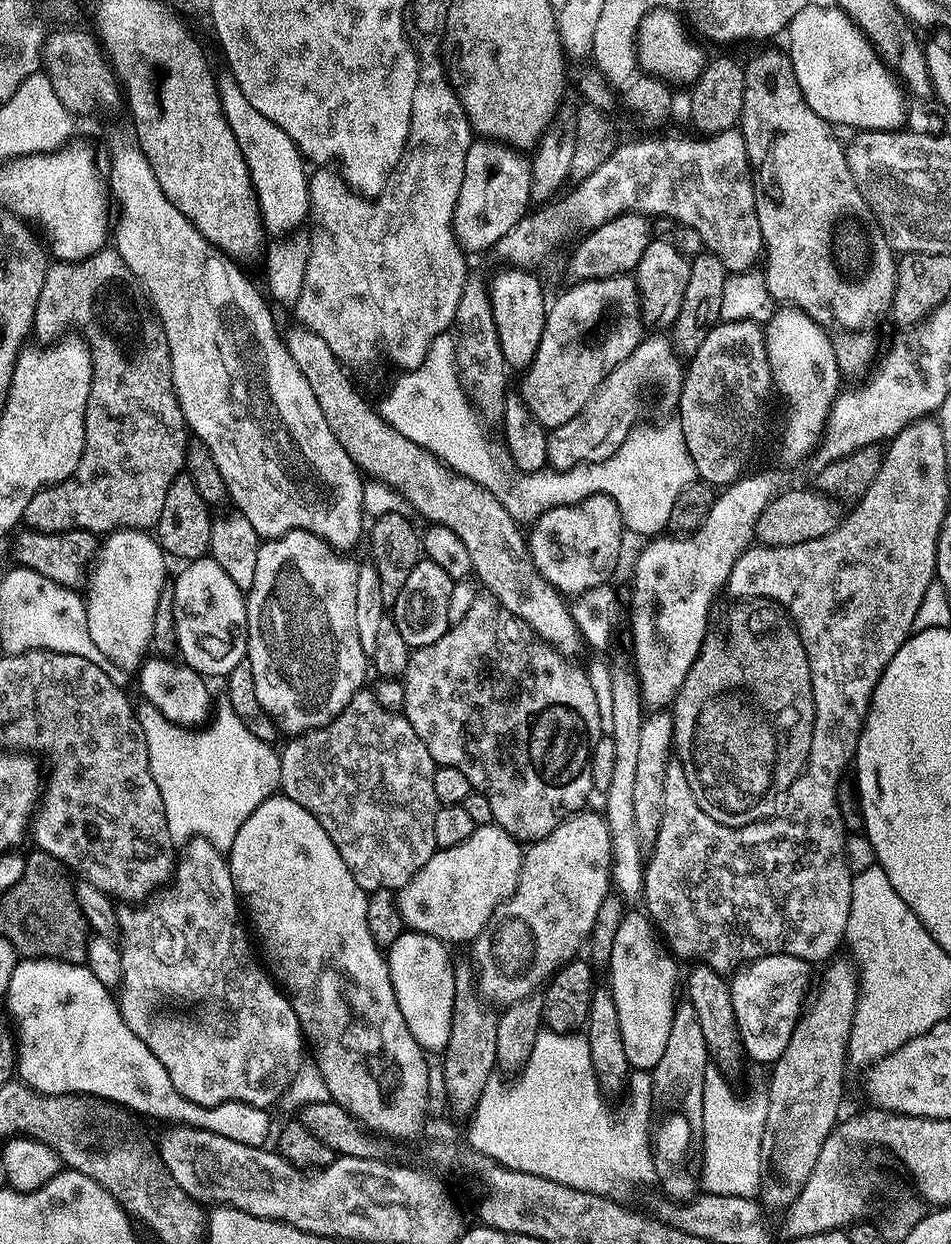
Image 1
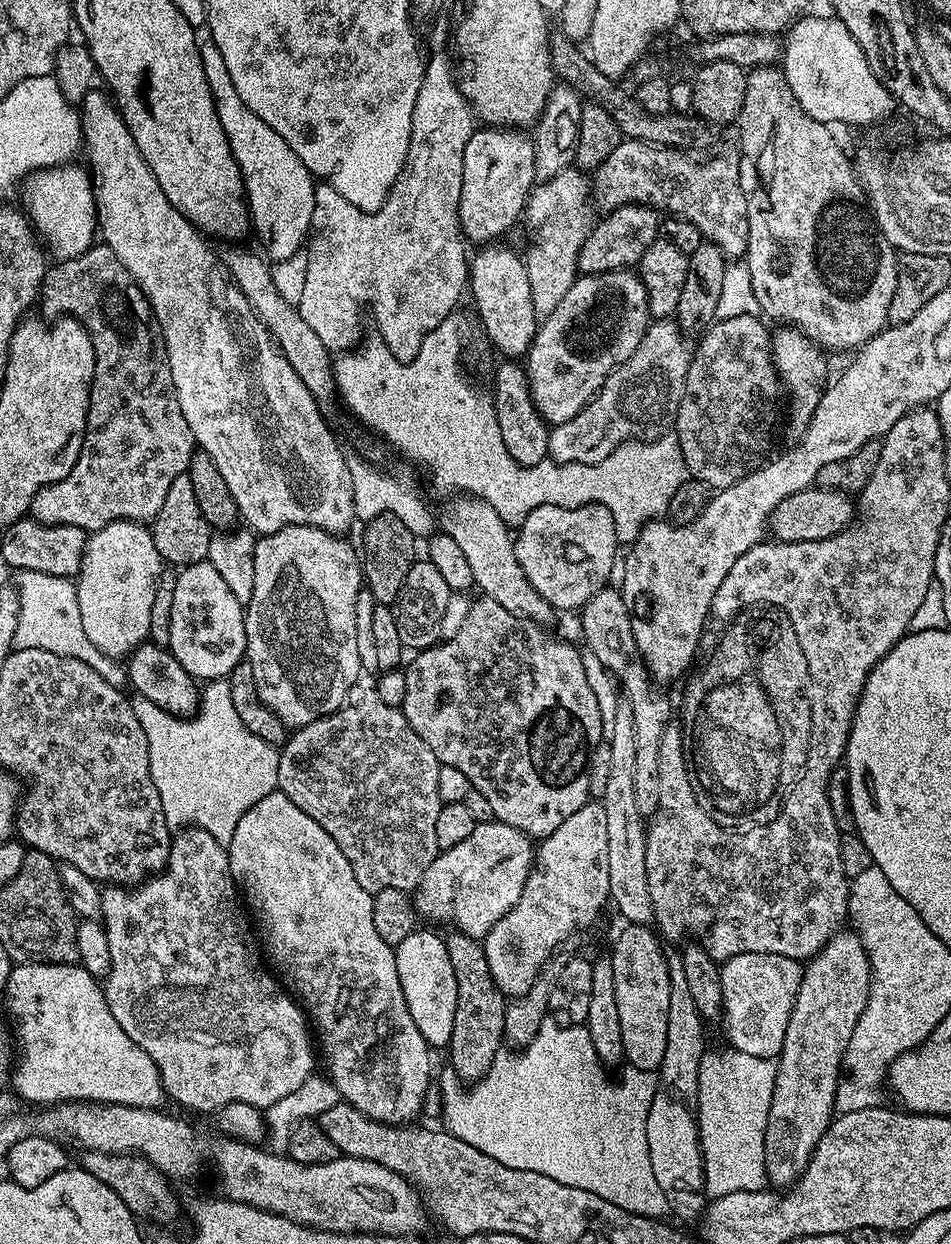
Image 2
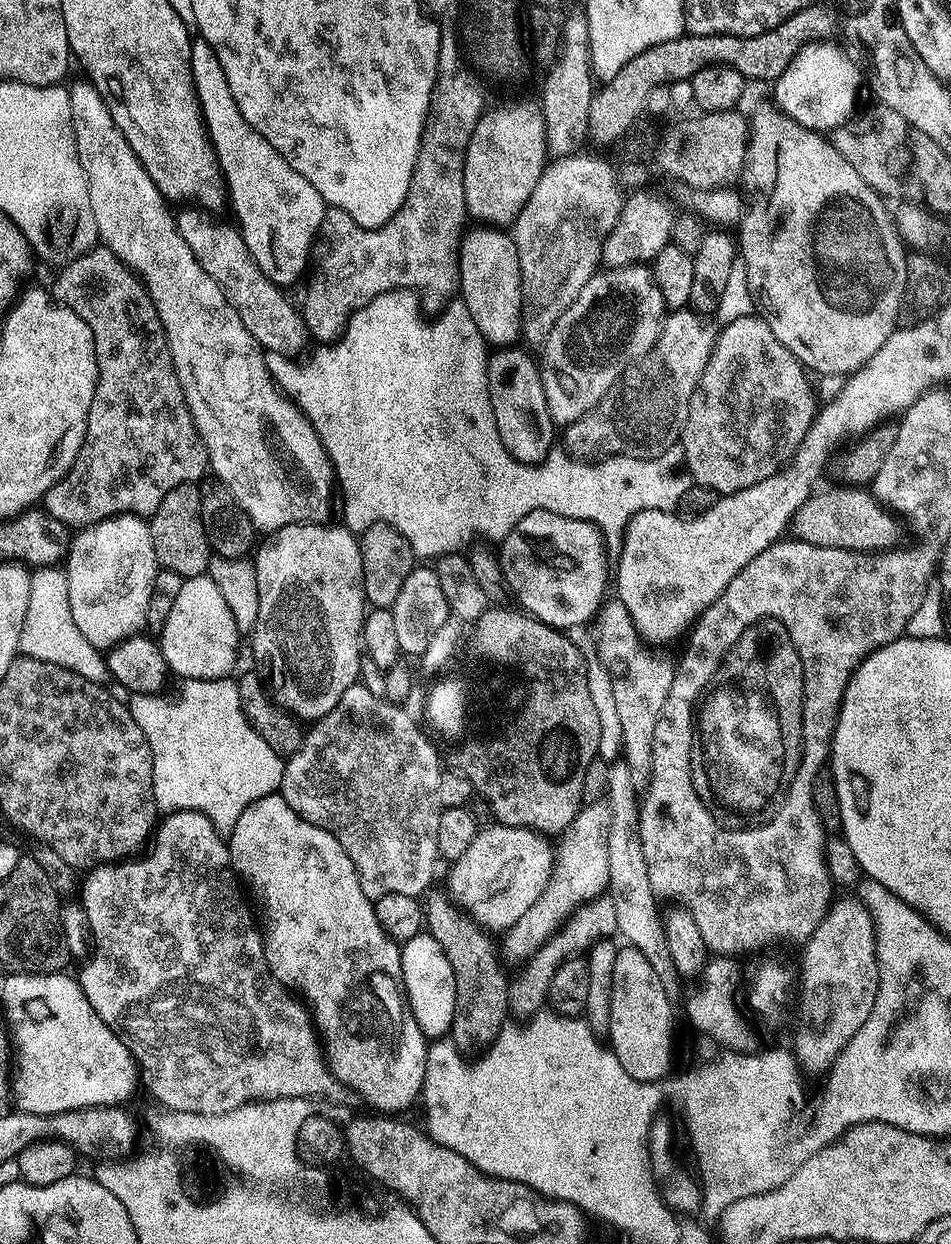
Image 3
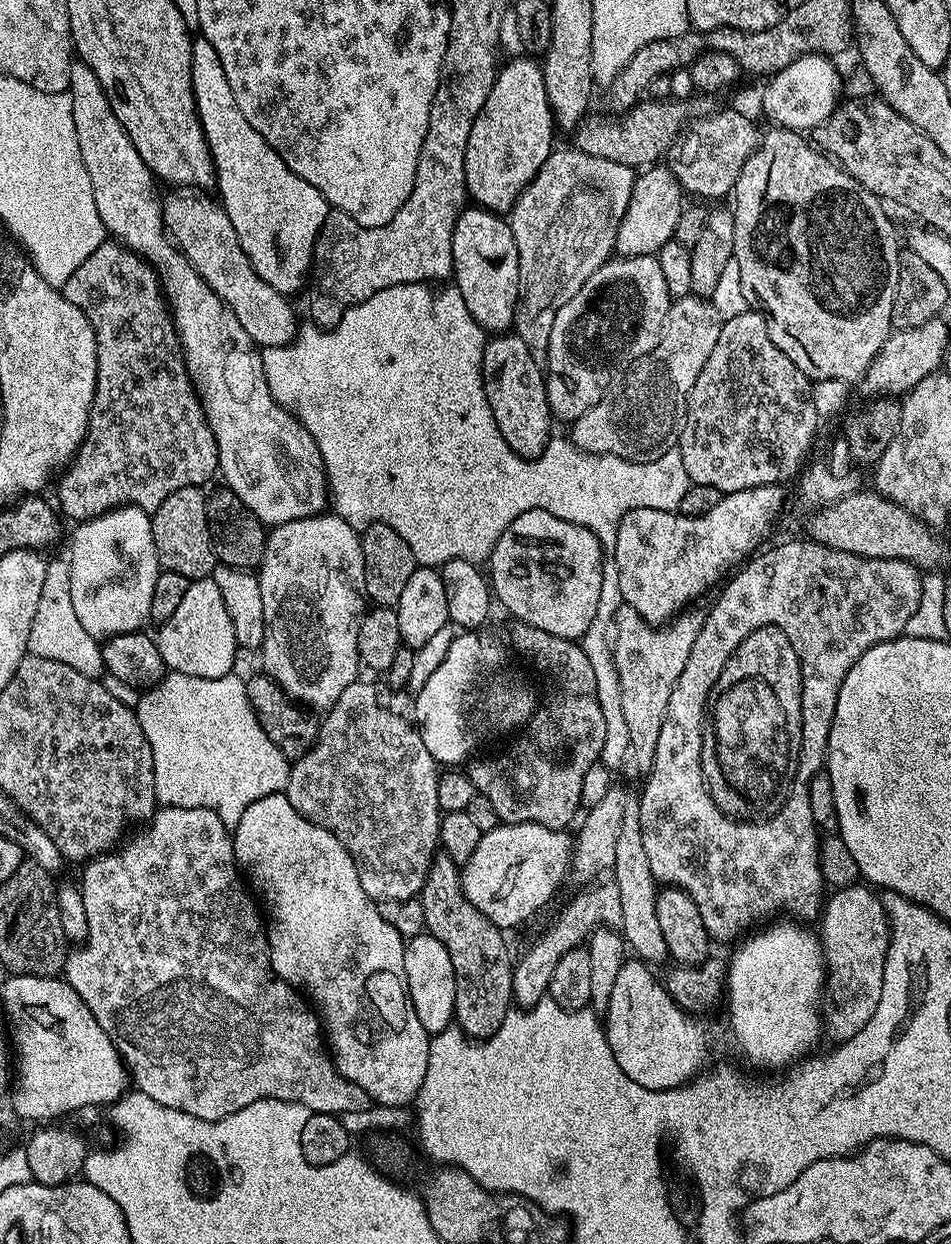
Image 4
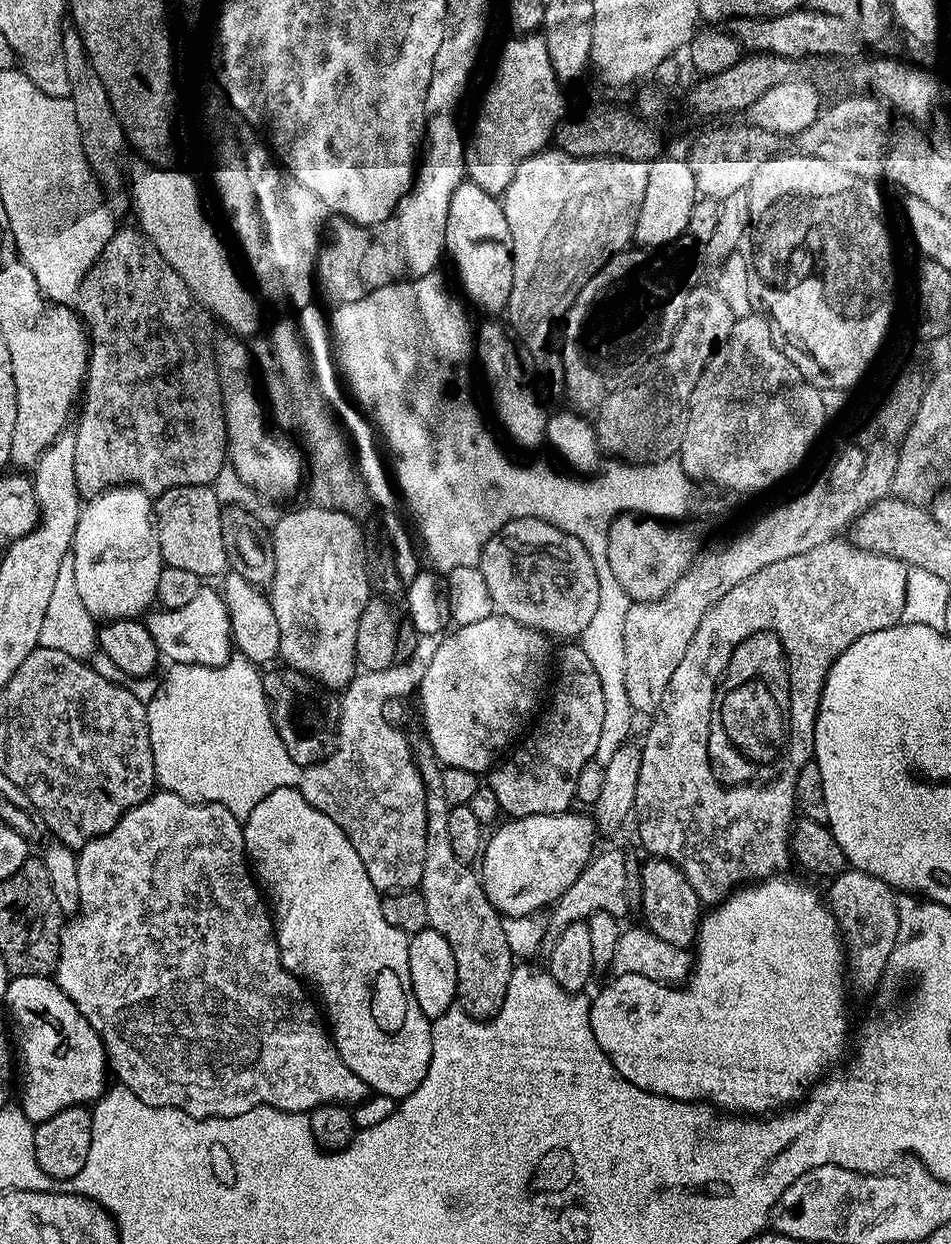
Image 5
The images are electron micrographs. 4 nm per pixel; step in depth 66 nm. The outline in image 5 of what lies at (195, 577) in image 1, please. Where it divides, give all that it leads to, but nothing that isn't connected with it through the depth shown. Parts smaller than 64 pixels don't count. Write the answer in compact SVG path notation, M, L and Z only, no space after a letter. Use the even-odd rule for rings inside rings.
M201 587L200 592L191 602L186 602L186 606L173 612L153 611L147 617L146 627L161 657L172 664L220 668L228 663L234 652L230 618L224 605L224 597L215 587Z

